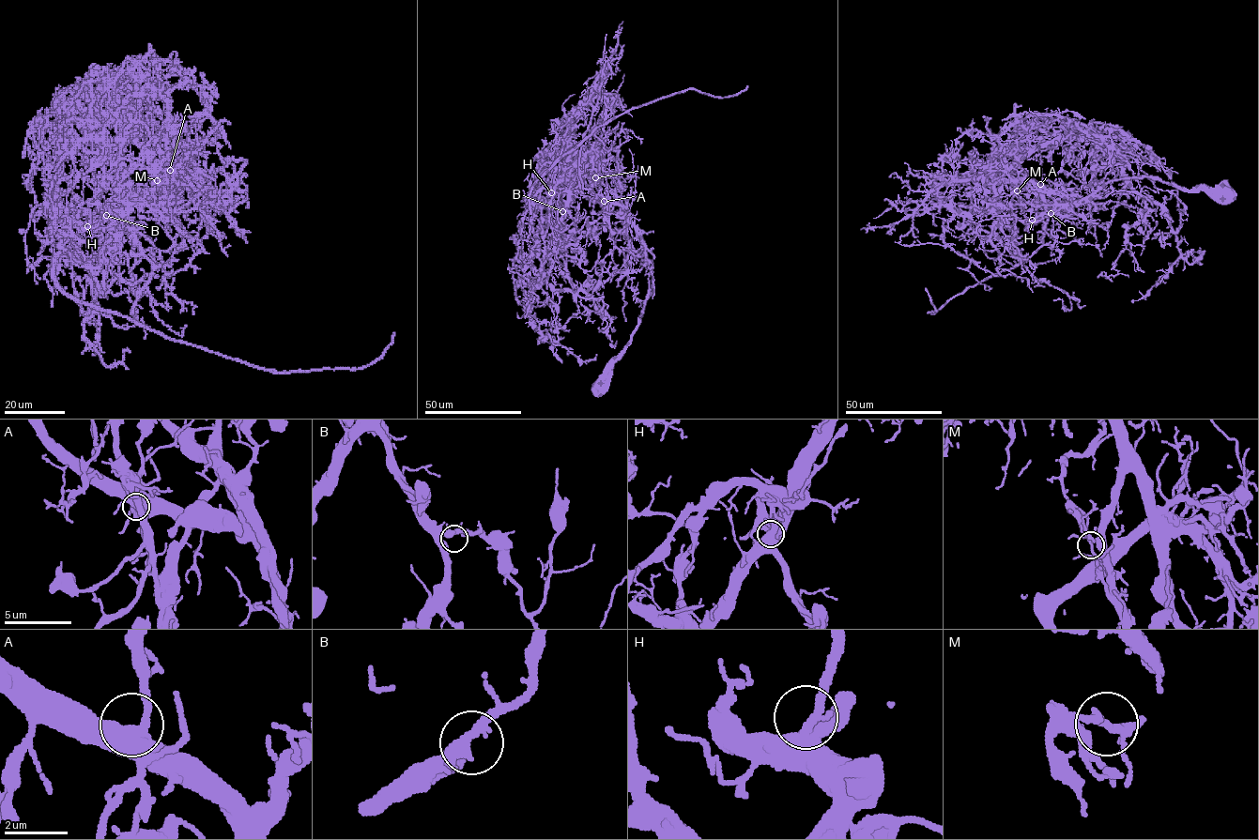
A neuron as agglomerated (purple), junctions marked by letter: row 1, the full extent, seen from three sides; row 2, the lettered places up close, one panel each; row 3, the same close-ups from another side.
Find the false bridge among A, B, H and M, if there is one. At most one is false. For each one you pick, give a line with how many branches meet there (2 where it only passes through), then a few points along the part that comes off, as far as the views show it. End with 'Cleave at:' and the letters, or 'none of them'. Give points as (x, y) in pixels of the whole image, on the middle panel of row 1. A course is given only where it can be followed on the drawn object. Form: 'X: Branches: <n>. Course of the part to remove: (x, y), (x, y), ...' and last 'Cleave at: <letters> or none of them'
M: Branches: 2. Course of the part to remove: (595, 177), (599, 155), (571, 157), (546, 202), (529, 203), (612, 120), (748, 85)
Cleave at: M

